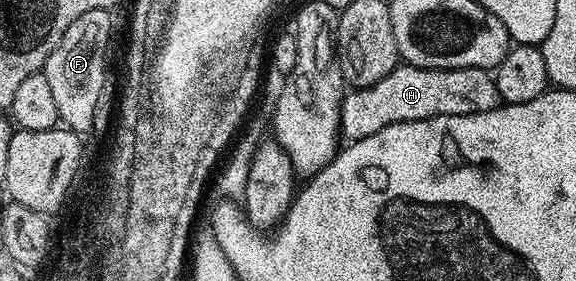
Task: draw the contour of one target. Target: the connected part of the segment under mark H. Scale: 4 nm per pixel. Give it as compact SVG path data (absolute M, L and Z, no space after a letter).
M400 64L377 84L344 93L339 129L348 143L365 140L389 124L409 120L429 120L433 116L465 116L496 110L501 104L492 71L481 68L449 68L430 70Z

